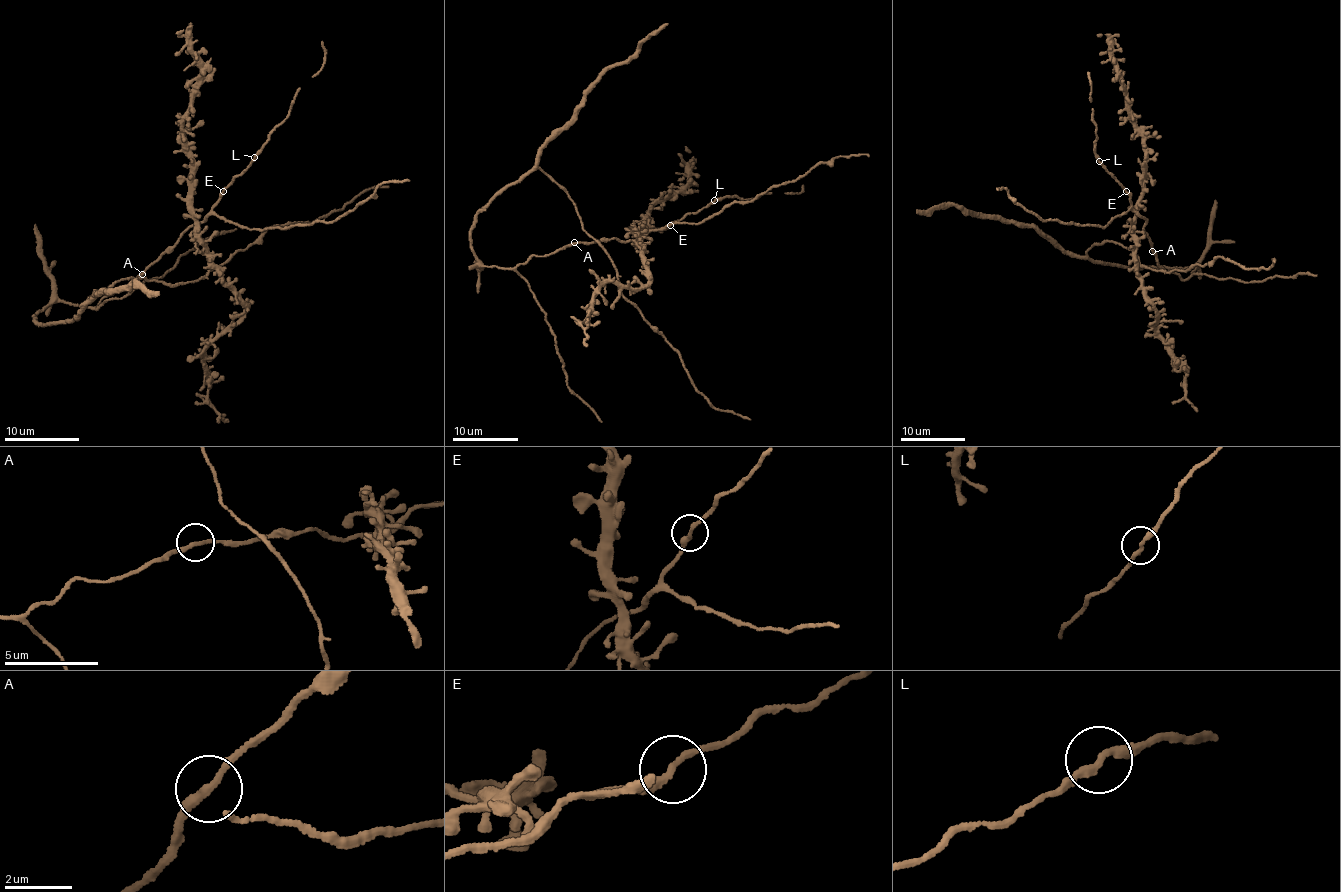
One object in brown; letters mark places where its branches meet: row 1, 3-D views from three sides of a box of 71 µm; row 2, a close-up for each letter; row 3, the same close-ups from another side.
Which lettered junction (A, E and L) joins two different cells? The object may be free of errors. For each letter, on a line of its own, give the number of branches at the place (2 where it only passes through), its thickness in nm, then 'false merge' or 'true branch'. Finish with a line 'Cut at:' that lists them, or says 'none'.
A: 2 branches meet; 220 nm thick; true branch
E: 2 branches meet; 240 nm thick; true branch
L: 2 branches meet; 240 nm thick; true branch
Cut at: none

